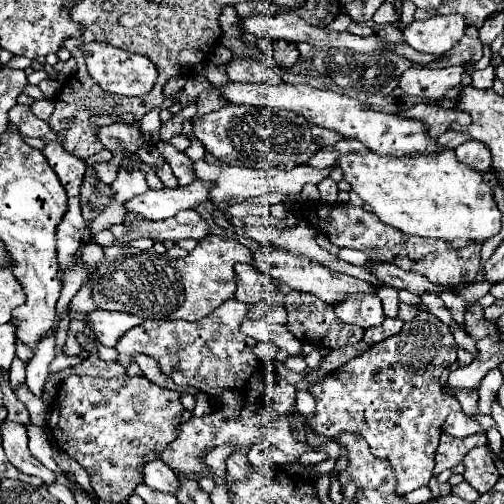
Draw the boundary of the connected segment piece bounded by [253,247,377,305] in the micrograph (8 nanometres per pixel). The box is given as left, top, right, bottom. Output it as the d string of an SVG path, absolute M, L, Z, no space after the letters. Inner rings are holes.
M259 247L257 253L253 255L253 263L261 269L261 271L267 271L273 279L279 279L283 283L287 283L291 289L297 289L297 291L305 291L305 293L313 293L315 297L319 297L323 303L327 305L337 305L341 303L347 295L365 295L365 293L377 293L377 289L367 283L367 281L361 281L361 279L355 279L355 277L349 277L349 275L343 275L343 273L337 273L337 271L331 271L327 267L323 267L321 263L317 261L309 261L309 259L301 259L301 257L295 257L291 253L285 253L285 251L279 251L279 249L271 249L271 247Z

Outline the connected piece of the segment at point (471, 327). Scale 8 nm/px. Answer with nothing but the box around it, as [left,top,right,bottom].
[465,303,495,341]

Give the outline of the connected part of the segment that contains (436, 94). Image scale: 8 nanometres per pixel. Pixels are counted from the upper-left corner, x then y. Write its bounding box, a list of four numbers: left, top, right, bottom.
[399,67,465,99]

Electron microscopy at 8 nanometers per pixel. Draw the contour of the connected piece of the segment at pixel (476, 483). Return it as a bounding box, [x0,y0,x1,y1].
[465,445,499,493]

